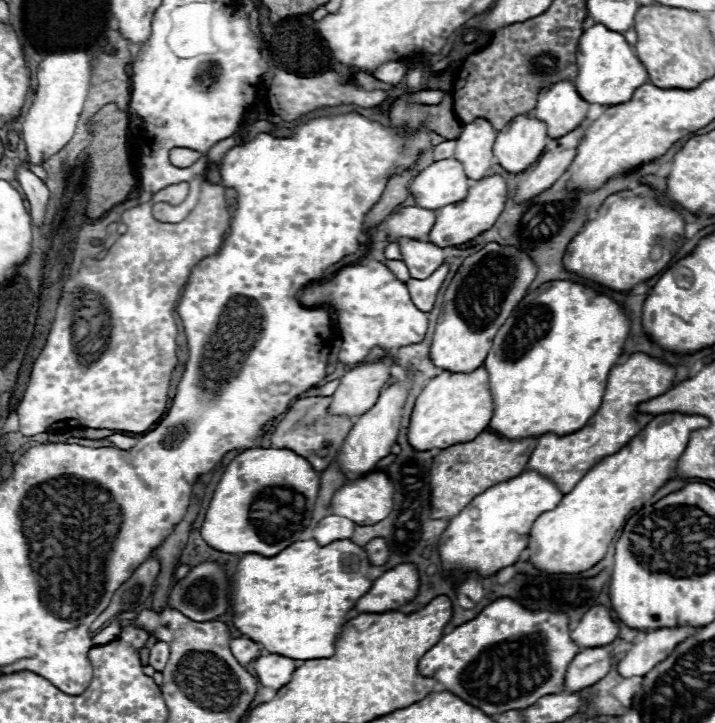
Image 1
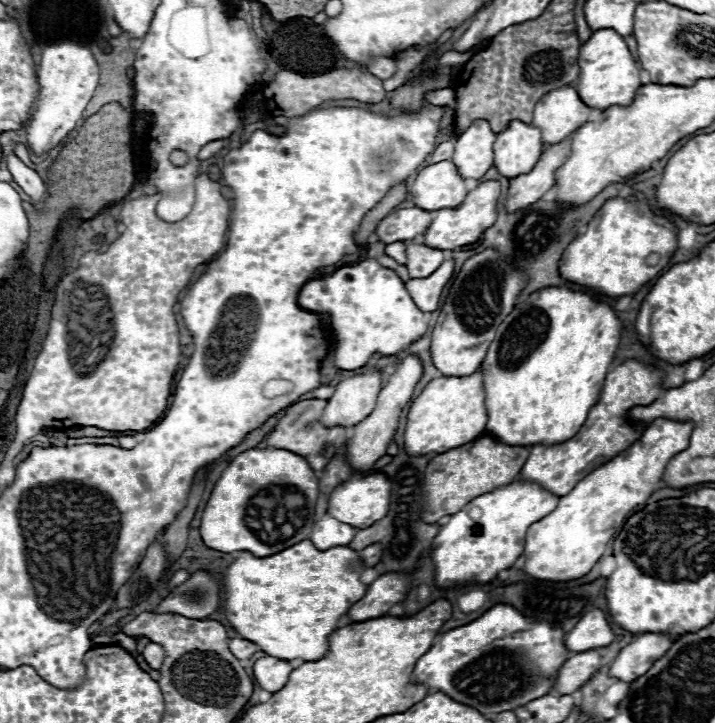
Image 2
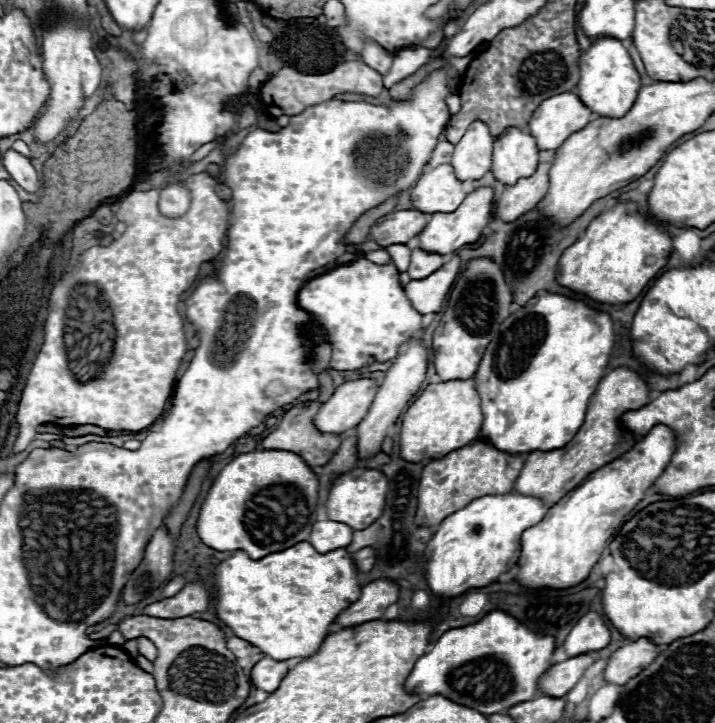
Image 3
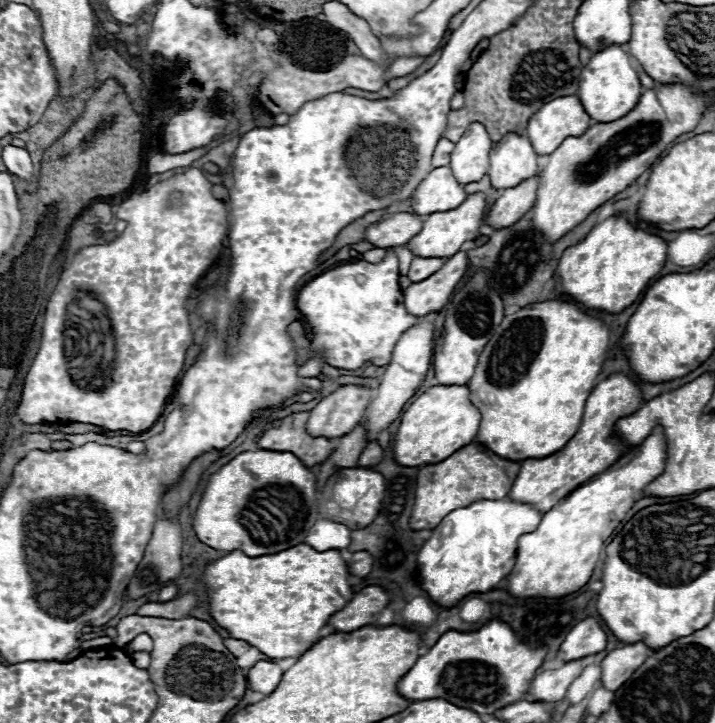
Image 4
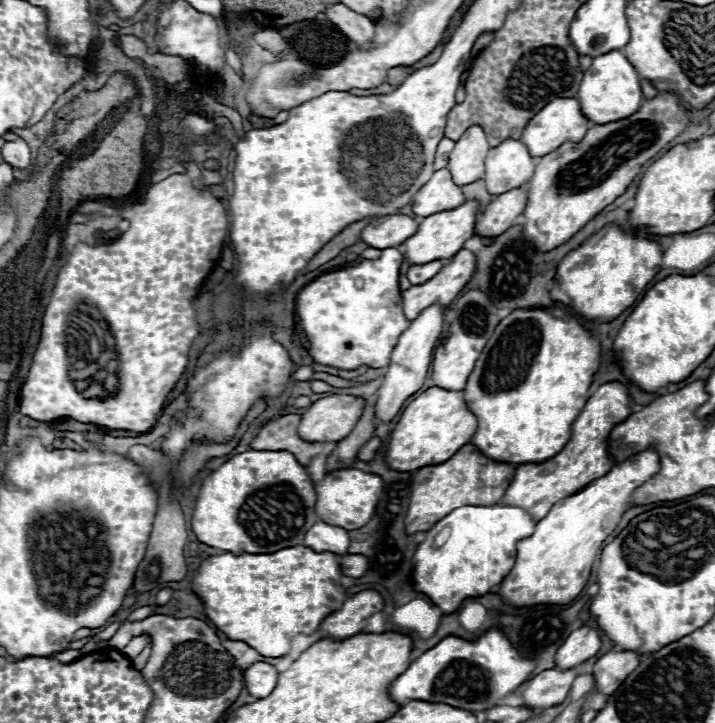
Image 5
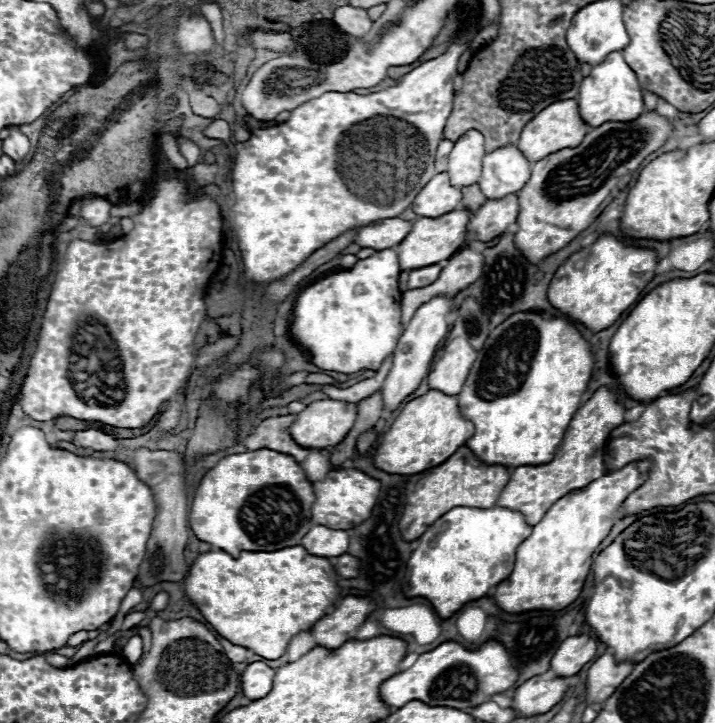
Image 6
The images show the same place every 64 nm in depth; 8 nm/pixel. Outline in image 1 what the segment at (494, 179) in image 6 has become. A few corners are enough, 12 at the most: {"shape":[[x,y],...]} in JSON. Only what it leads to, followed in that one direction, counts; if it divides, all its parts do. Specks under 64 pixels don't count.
{"shape":[[516,116],[498,132],[494,156],[518,174],[540,158],[546,126]]}

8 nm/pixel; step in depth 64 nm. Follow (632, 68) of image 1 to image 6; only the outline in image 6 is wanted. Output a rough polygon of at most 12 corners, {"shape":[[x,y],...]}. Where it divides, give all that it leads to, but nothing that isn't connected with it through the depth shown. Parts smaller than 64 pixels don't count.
{"shape":[[620,52],[582,80],[580,116],[588,126],[632,122],[642,88]]}

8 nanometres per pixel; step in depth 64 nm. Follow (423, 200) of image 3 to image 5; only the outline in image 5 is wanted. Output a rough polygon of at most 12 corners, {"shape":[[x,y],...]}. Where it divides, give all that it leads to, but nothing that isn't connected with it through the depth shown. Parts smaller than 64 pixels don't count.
{"shape":[[438,170],[418,190],[416,216],[454,210],[464,194]]}

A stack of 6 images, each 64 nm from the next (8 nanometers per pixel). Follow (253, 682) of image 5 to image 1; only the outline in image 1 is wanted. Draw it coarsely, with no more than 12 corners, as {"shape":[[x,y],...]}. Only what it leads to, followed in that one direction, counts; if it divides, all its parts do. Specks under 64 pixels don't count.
{"shape":[[278,654],[256,660],[262,686],[280,690],[292,678],[296,662]]}

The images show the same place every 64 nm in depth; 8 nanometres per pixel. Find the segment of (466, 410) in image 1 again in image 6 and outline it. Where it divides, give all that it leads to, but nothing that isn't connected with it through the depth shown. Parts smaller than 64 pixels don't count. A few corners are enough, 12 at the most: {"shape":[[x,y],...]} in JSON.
{"shape":[[430,390],[404,404],[372,464],[418,474],[472,434],[456,396]]}

